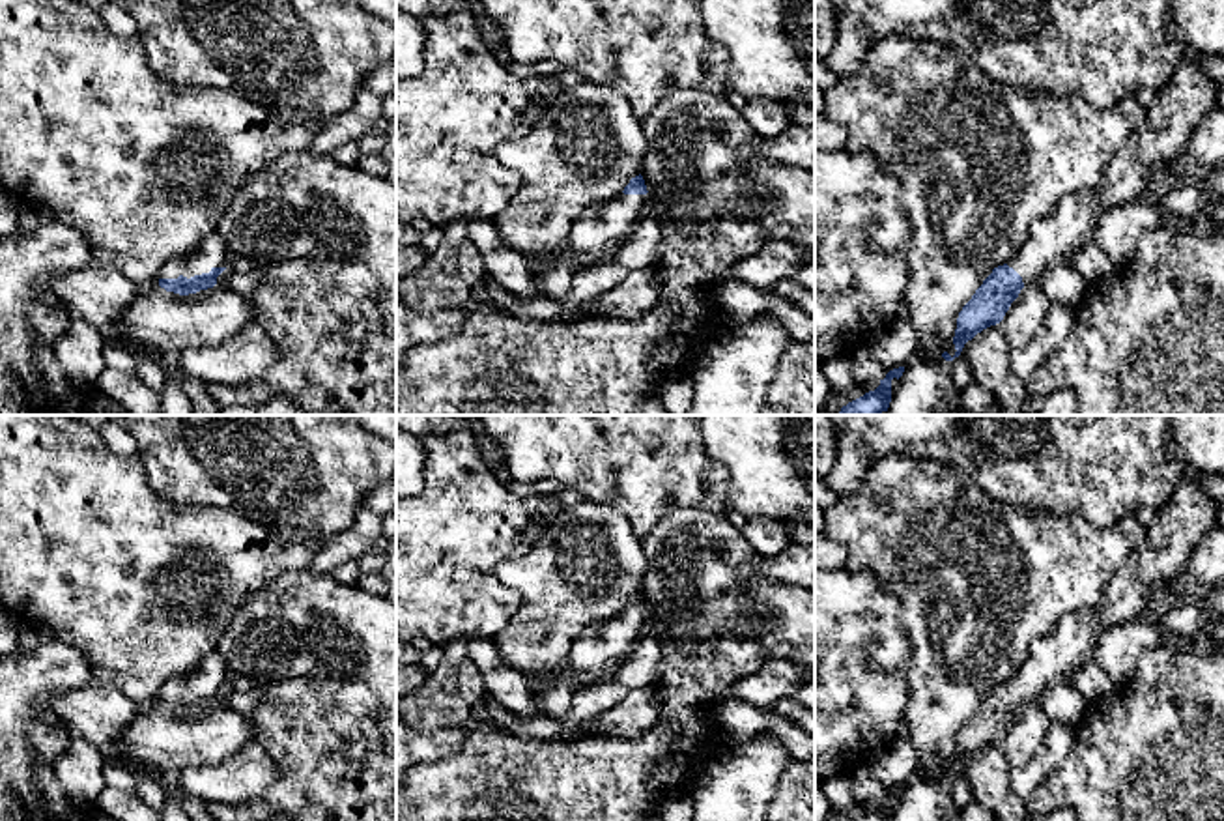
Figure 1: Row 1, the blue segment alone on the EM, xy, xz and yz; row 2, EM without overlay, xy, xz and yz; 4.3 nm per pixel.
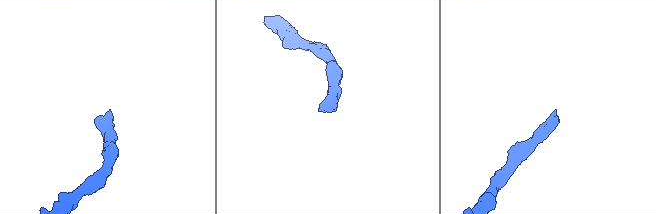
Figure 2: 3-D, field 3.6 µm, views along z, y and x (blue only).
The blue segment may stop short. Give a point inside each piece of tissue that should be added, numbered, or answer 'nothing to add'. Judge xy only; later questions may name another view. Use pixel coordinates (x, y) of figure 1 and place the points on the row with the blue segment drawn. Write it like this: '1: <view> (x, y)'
1: xy (212, 253)

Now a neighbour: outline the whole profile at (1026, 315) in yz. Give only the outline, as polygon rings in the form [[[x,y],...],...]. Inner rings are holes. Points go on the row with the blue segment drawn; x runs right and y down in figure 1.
[[[1026,284],[1000,322],[1009,348],[1028,346],[1045,324],[1050,309],[1052,303],[1045,292],[1037,284]]]

